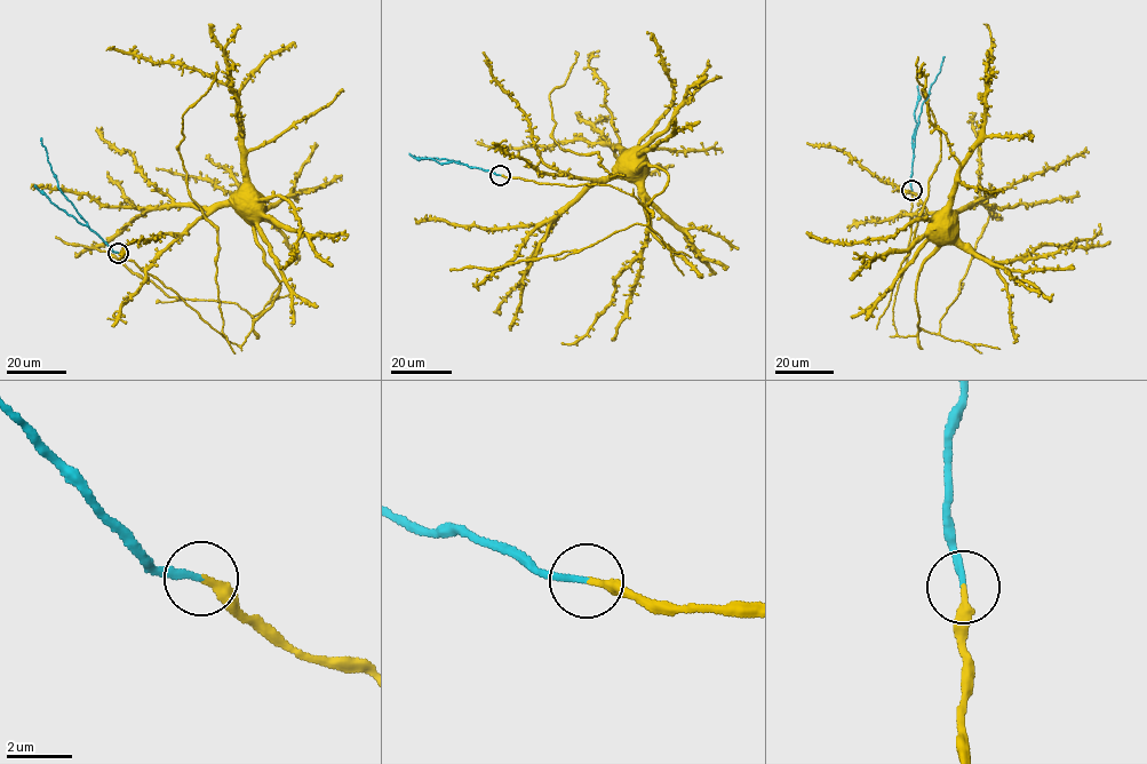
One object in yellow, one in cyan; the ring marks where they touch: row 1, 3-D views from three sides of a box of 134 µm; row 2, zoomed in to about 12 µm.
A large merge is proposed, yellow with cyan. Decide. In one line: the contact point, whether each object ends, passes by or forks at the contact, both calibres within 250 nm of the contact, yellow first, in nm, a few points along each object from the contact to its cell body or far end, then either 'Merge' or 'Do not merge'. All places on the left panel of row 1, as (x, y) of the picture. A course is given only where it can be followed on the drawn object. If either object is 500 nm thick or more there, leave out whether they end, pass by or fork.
Place: (118, 253). At the ring yellow ends. At the ring cyan ends. Thickness 240 nm (yellow) against 200 nm. Course of yellow: (118, 253), (170, 288), (230, 342), (243, 344), (279, 289), (279, 279), (257, 244), (252, 205). Course of cyan: (118, 253), (89, 228), (57, 186), (41, 137). Merge

